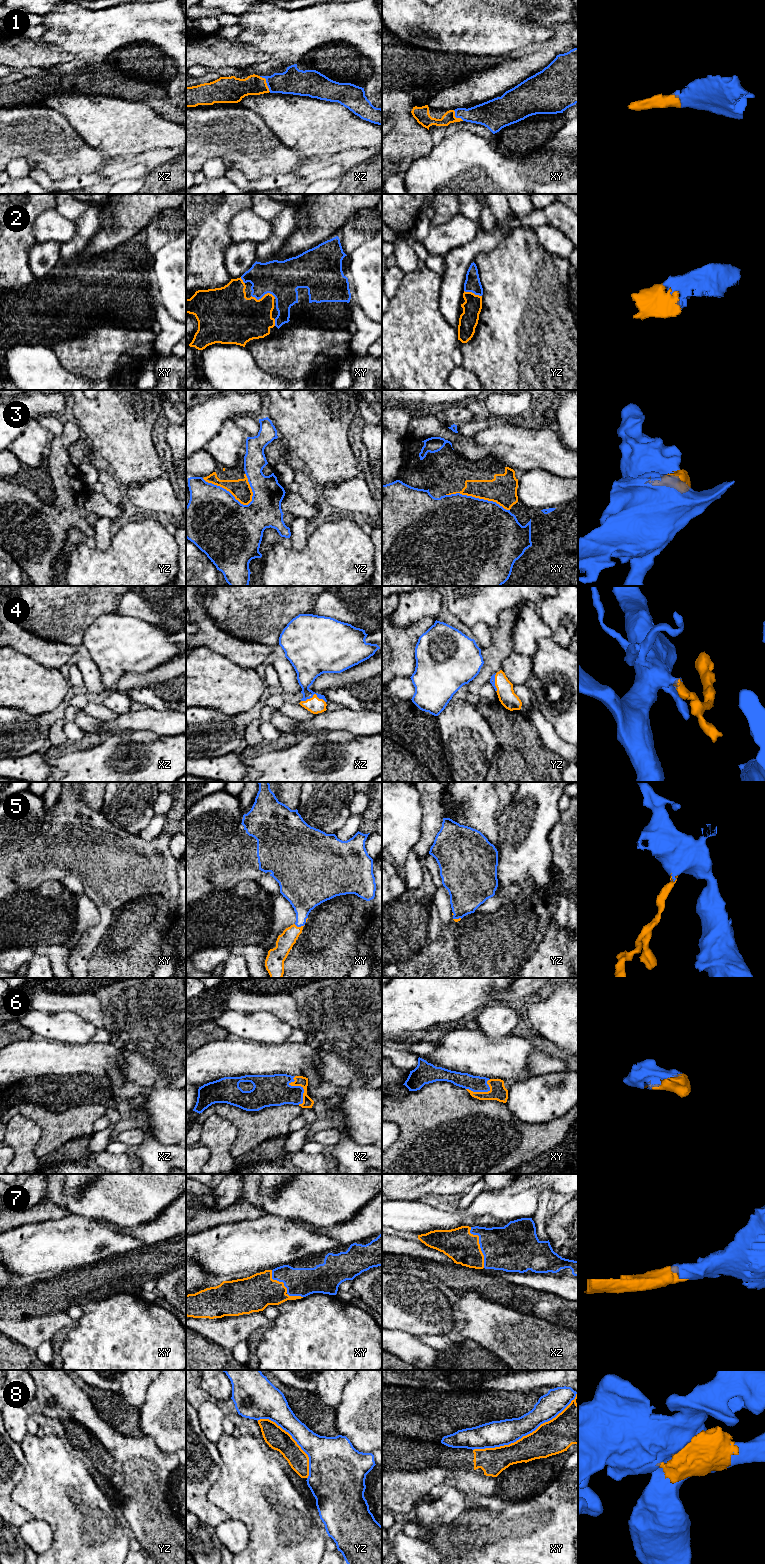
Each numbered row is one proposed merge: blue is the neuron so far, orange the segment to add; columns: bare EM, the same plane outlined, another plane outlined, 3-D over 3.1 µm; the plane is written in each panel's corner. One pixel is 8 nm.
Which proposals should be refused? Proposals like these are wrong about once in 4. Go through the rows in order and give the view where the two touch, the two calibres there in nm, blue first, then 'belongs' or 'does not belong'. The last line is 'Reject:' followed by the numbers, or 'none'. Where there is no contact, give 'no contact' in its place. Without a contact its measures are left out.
1: xz | 200/170 nm | belongs
2: xy | 280/360 nm | belongs
3: yz | 480/160 nm | does not belong
4: xz | 240/130 nm | belongs
5: xy | 240/140 nm | belongs
6: xz | 260/80 nm | belongs
7: xy | 220/280 nm | belongs
8: xy | 200/280 nm | does not belong
Reject: 3, 8

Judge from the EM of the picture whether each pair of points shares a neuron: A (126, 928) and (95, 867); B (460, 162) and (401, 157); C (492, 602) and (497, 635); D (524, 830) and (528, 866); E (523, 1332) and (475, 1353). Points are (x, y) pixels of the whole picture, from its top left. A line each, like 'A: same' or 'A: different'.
A: different
B: different
C: different
D: same
E: different

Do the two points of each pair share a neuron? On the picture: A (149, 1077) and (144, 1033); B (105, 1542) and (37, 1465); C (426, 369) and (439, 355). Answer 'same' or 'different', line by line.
A: same
B: same
C: same

